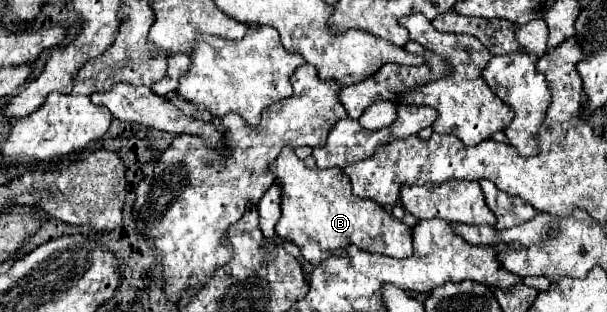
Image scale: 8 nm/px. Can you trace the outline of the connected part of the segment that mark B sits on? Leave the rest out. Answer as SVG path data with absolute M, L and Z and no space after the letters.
M284 148L270 168L282 184L282 218L276 224L276 234L298 246L302 258L312 266L318 266L328 256L344 254L350 244L392 258L408 258L414 252L412 228L392 218L382 206L354 198L350 180L340 168L306 168L292 148Z

